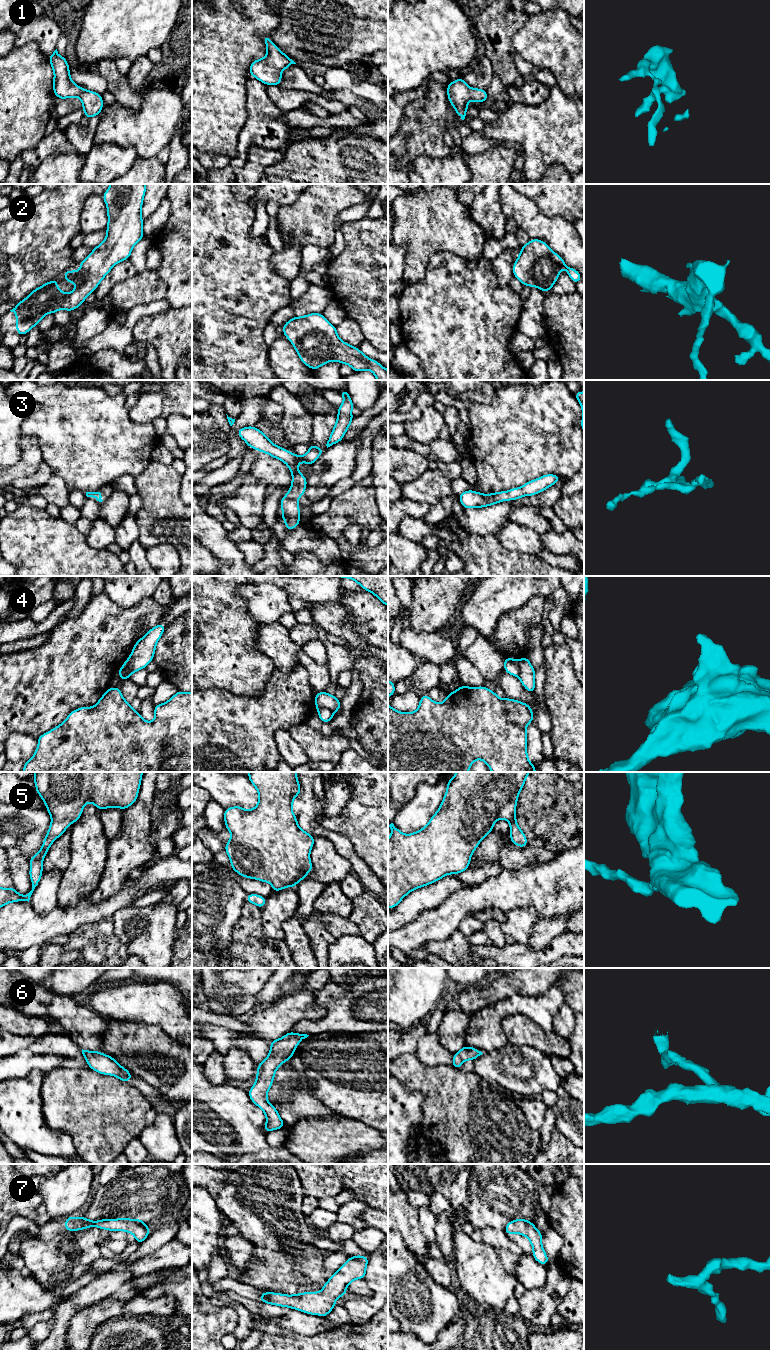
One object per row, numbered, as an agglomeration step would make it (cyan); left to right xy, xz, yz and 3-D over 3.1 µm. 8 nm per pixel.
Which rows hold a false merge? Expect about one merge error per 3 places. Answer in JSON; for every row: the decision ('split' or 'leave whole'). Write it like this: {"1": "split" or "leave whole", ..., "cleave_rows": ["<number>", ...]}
{"1": "leave whole", "2": "leave whole", "3": "leave whole", "4": "split", "5": "leave whole", "6": "leave whole", "7": "leave whole", "cleave_rows": ["4"]}

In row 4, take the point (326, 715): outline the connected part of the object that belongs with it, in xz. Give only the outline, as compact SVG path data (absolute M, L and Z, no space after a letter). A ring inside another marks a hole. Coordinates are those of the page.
M320 708L317 712L318 717L323 723L329 723L334 717L334 712L327 708Z

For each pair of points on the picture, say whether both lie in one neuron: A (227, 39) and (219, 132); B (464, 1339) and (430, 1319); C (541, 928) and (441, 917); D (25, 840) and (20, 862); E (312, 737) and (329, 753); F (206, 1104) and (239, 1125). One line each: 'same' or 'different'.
A: same
B: different
C: different
D: different
E: same
F: same

